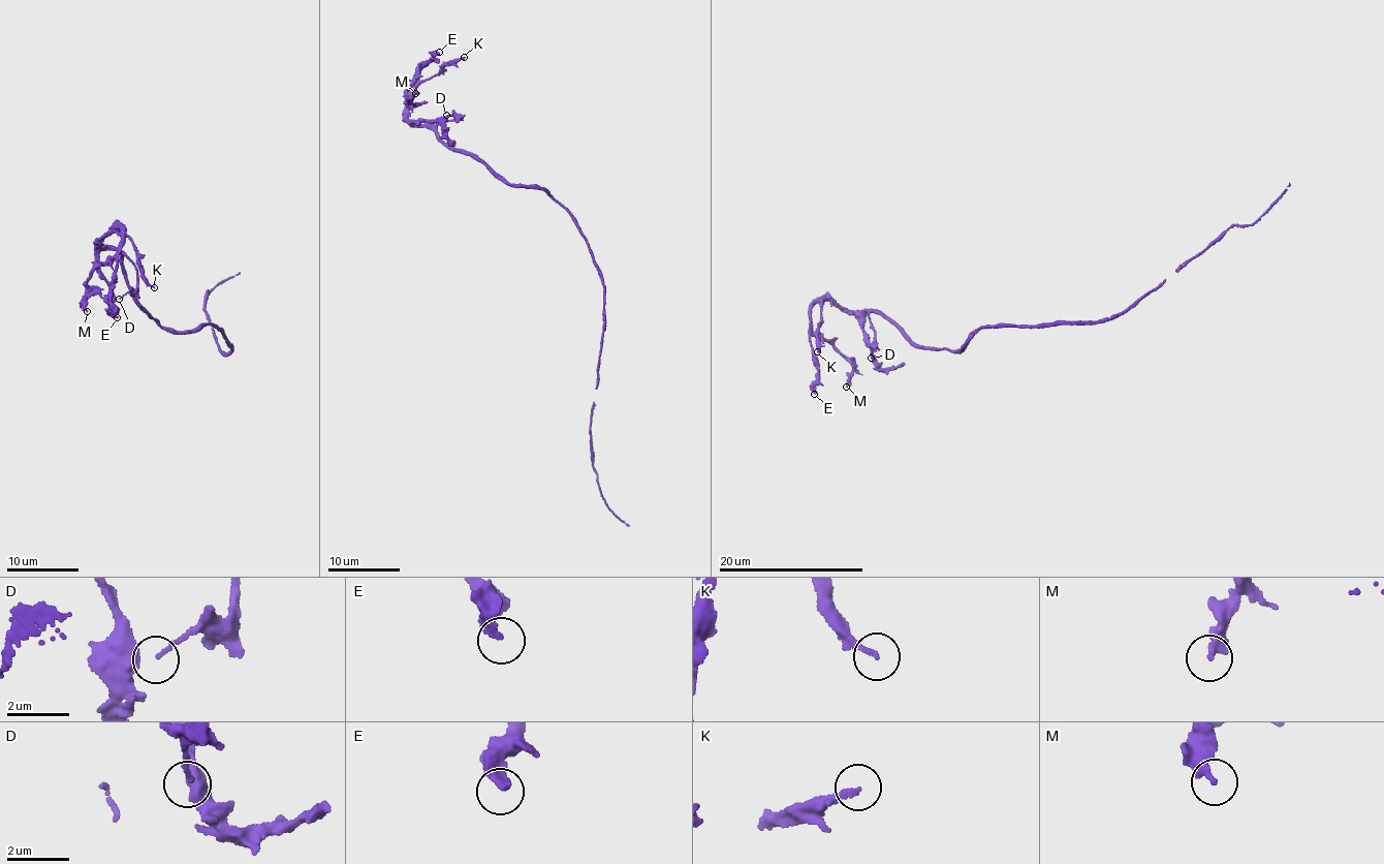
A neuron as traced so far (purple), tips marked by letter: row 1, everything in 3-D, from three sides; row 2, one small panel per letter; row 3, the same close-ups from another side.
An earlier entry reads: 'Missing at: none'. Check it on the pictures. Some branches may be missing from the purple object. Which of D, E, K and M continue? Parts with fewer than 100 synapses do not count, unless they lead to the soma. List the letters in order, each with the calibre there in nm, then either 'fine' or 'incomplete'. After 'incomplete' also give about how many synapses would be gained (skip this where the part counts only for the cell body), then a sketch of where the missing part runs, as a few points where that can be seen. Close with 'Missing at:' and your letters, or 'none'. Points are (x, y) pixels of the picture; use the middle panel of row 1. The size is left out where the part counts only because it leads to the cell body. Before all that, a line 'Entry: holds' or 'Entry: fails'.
Entry: holds
D: 150 nm | fine
E: 320 nm | fine
K: 180 nm | fine
M: 220 nm | fine
Missing at: none

